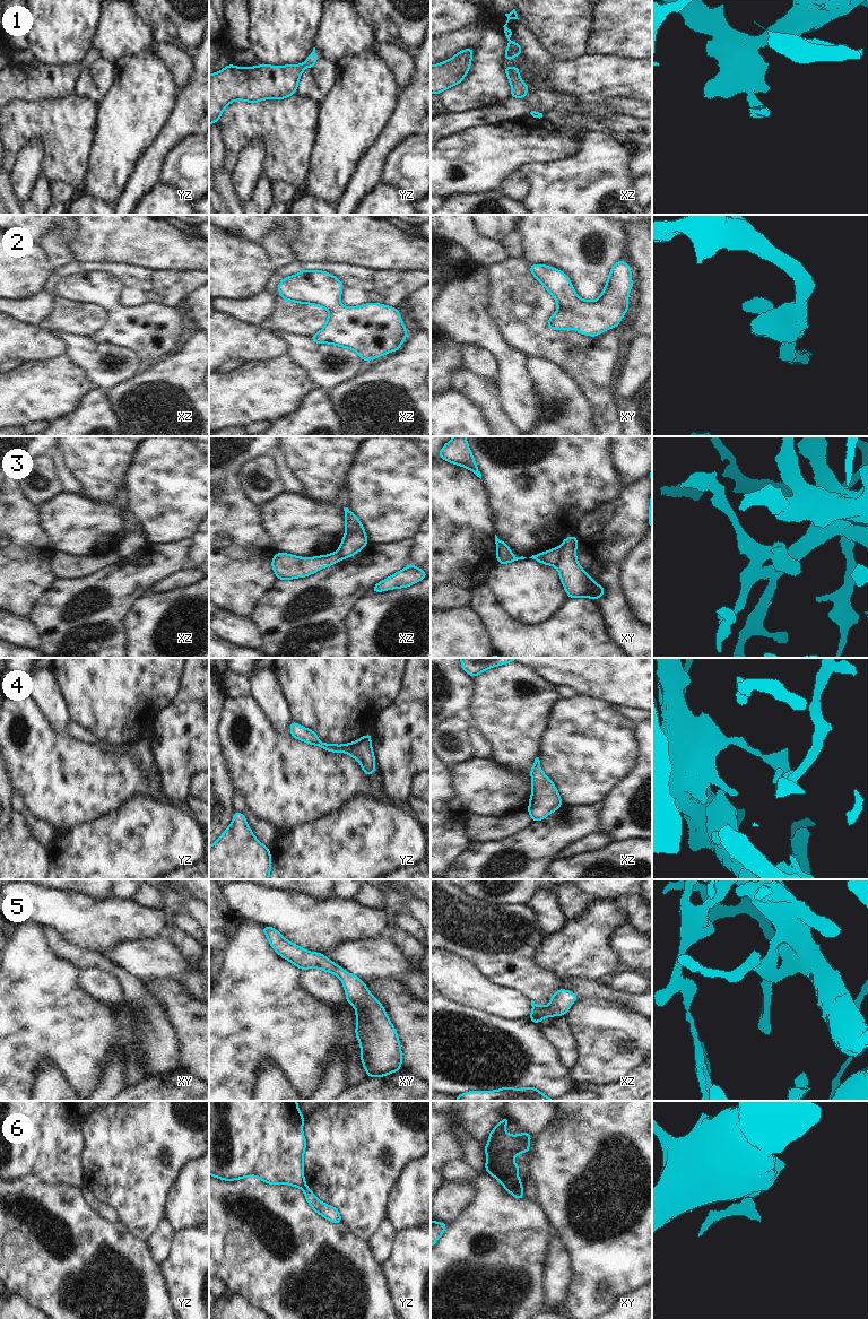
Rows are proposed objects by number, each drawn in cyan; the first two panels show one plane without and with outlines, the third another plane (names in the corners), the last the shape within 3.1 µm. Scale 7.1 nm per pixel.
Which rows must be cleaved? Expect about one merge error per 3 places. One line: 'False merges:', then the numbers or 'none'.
False merges: 3, 6

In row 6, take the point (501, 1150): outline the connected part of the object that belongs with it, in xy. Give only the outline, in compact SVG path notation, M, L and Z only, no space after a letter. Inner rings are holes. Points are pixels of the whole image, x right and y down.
M505 1116L488 1135L488 1144L485 1144L485 1154L488 1160L485 1162L485 1170L492 1174L504 1188L522 1188L518 1171L520 1166L513 1162L513 1157L520 1153L529 1153L529 1142L533 1136L523 1130L520 1135L509 1135L504 1128L511 1120Z

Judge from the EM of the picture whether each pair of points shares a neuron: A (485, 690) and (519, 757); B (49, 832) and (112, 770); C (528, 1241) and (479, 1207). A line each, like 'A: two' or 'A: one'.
A: one
B: two
C: one

